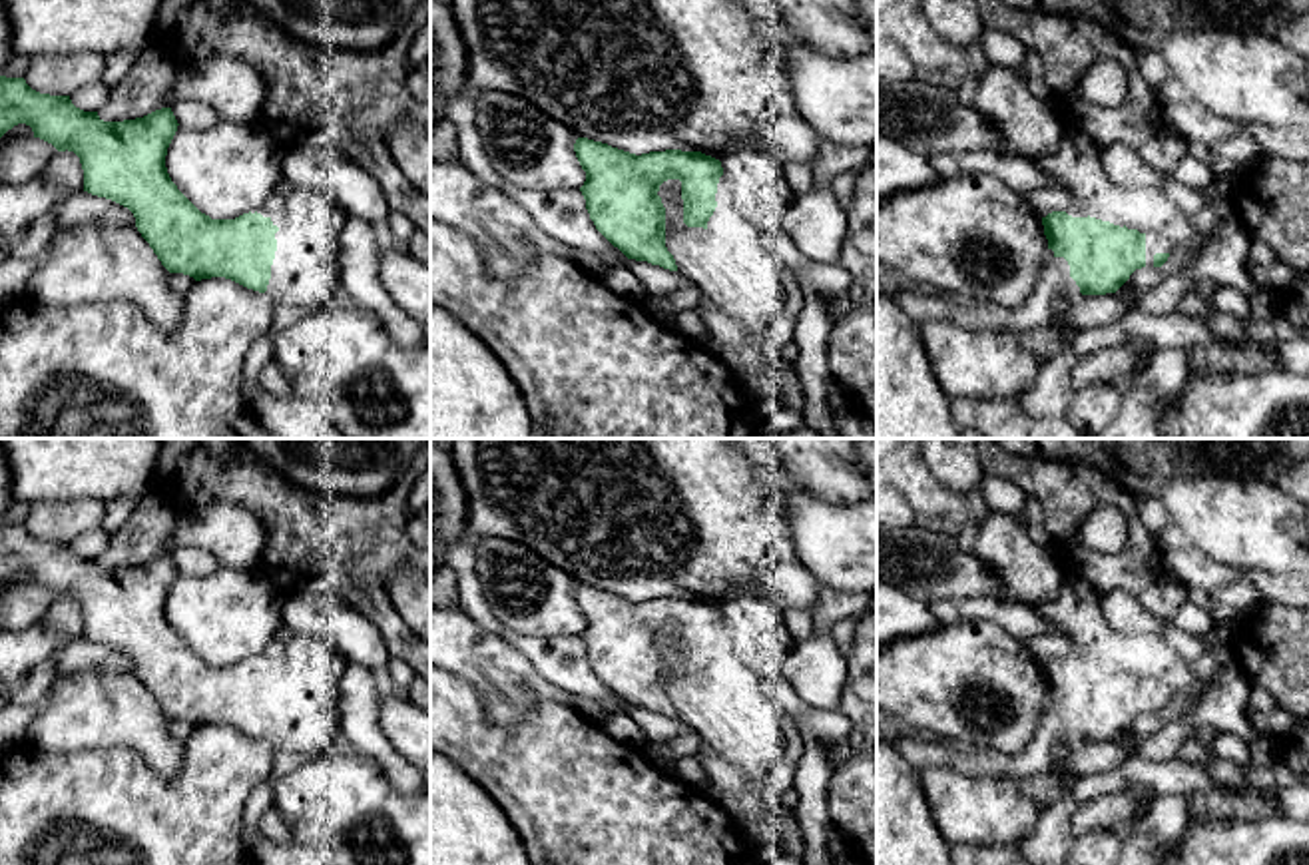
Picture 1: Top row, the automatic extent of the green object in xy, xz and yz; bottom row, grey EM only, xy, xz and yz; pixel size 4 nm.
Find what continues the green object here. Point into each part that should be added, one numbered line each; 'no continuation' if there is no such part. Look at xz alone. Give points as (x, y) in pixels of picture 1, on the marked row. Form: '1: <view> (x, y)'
no continuation

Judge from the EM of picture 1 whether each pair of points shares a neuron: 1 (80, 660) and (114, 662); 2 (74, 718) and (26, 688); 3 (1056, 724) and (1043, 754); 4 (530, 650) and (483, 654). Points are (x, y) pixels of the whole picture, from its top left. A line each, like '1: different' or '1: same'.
1: same
2: different
3: same
4: different

